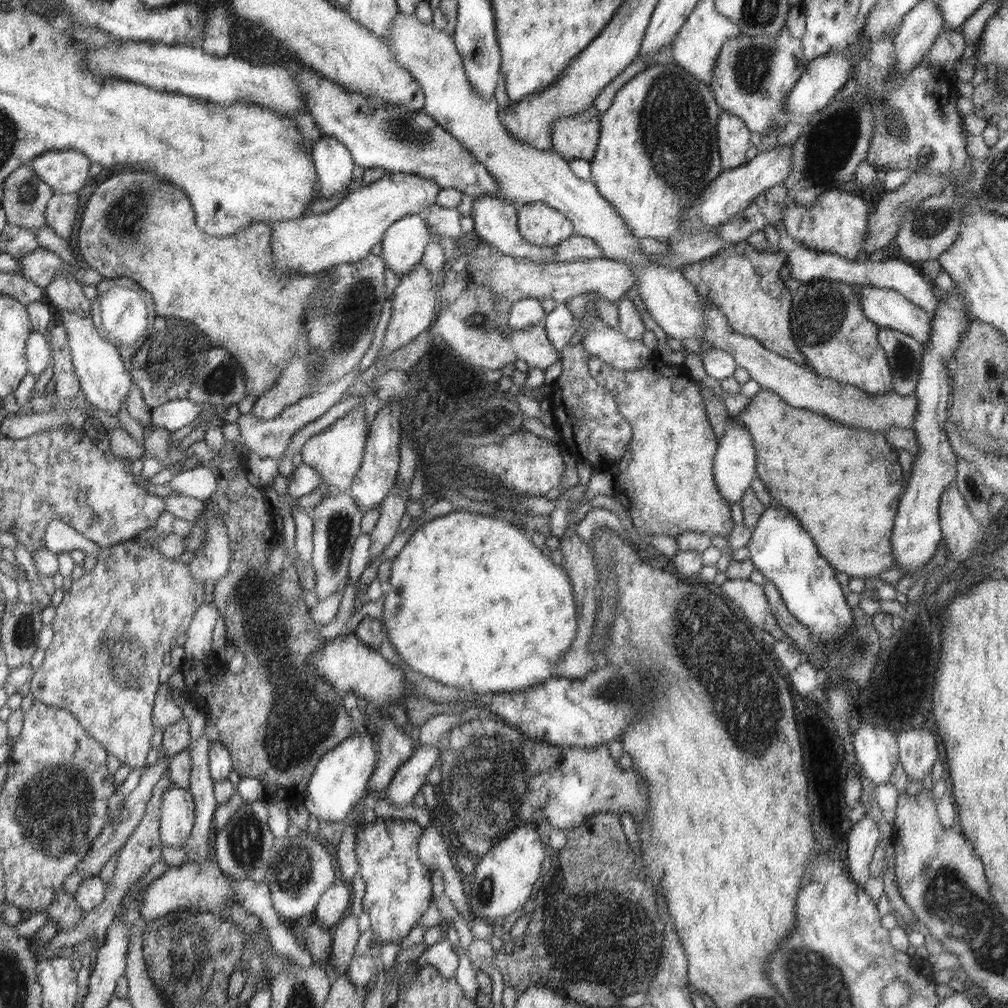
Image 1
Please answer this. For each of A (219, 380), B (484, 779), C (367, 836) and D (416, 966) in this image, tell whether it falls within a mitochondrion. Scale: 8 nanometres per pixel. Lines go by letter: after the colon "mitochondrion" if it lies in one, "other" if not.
A: mitochondrion
B: mitochondrion
C: other
D: other

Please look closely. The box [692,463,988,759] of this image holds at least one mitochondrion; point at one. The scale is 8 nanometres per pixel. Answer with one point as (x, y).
(974, 489)

